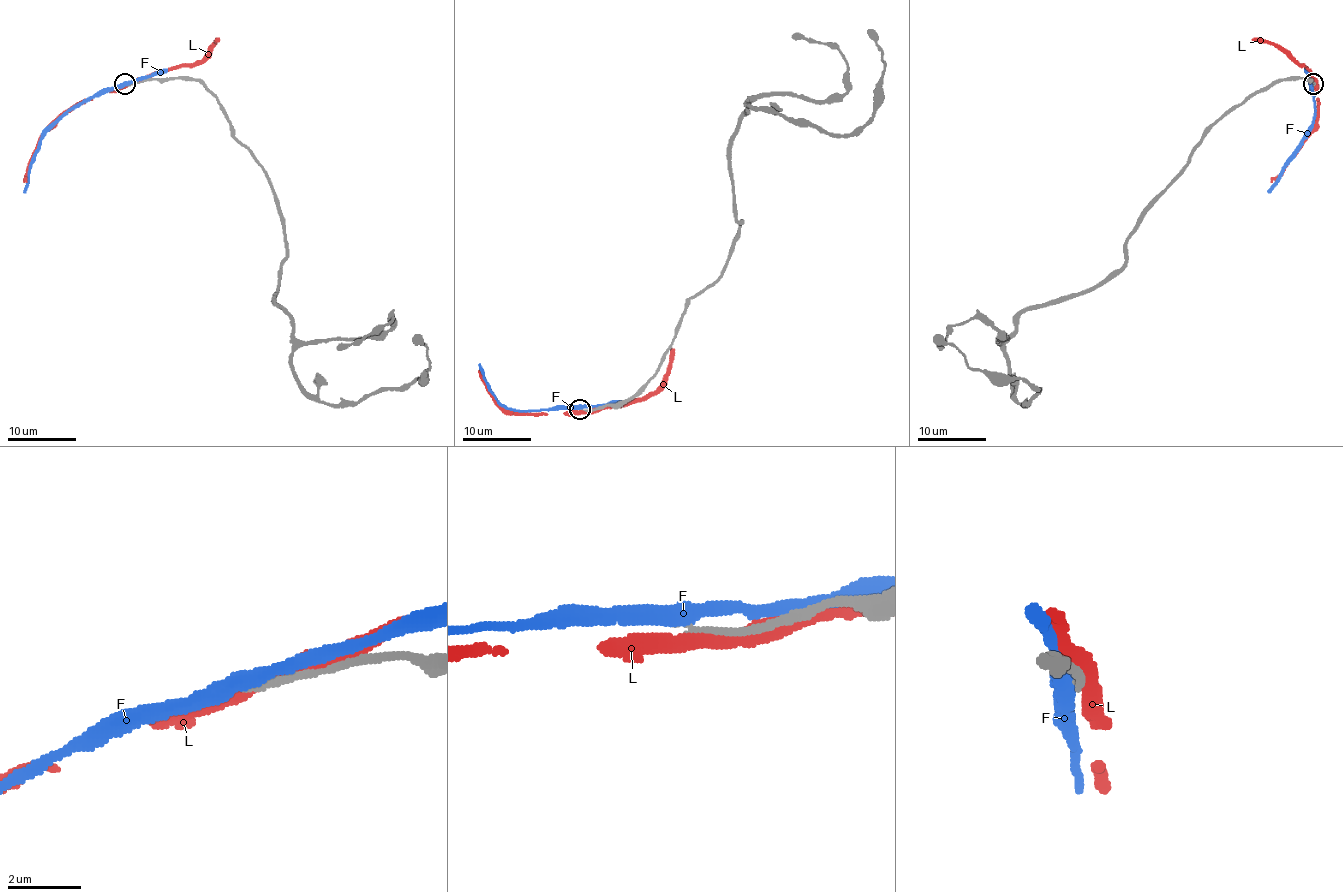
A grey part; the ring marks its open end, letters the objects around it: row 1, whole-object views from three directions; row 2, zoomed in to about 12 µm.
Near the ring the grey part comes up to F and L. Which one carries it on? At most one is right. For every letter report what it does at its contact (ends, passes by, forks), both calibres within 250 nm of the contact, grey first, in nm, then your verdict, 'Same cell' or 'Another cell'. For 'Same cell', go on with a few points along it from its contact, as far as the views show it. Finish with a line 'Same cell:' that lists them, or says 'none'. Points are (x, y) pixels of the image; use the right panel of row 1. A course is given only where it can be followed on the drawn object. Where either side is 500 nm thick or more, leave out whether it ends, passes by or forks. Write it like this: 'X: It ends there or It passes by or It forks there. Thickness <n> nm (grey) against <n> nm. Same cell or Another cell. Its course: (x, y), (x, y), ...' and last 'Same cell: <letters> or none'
F: It passes by. Thickness 200 nm (grey) against 440 nm. Another cell
L: It passes by. Thickness 200 nm (grey) against 440 nm. Another cell
Same cell: none

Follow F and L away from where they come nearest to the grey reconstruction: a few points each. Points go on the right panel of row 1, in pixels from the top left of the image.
F: (1313, 84), (1313, 127), (1281, 178), (1267, 192)
L: (1313, 80), (1317, 127), (1294, 157), (1270, 181)

